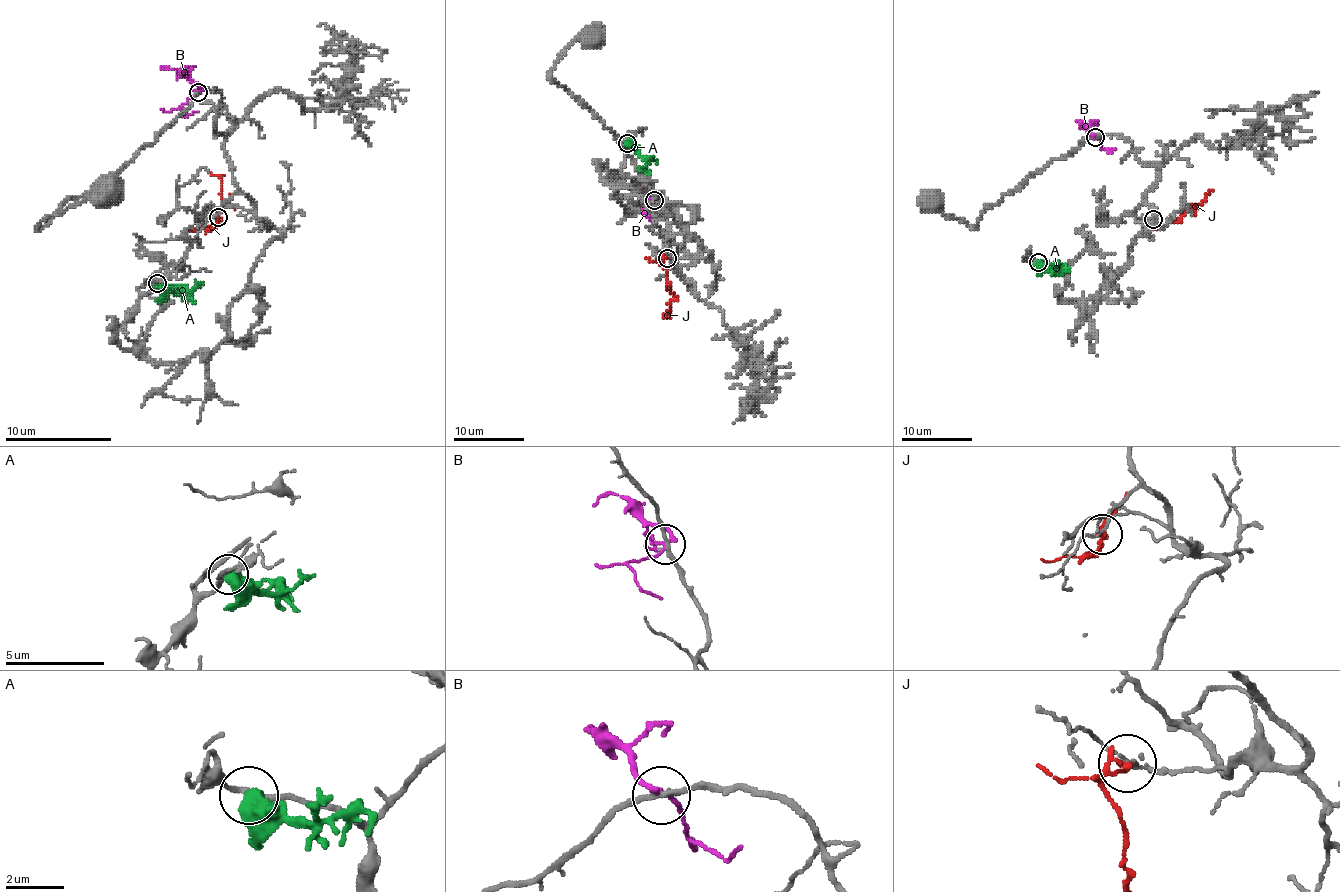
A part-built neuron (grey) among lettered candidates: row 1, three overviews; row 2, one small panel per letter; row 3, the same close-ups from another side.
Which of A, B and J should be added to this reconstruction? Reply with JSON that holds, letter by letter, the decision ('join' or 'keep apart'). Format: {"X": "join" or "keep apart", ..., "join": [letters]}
{"A": "keep apart", "B": "keep apart", "J": "keep apart", "join": []}

